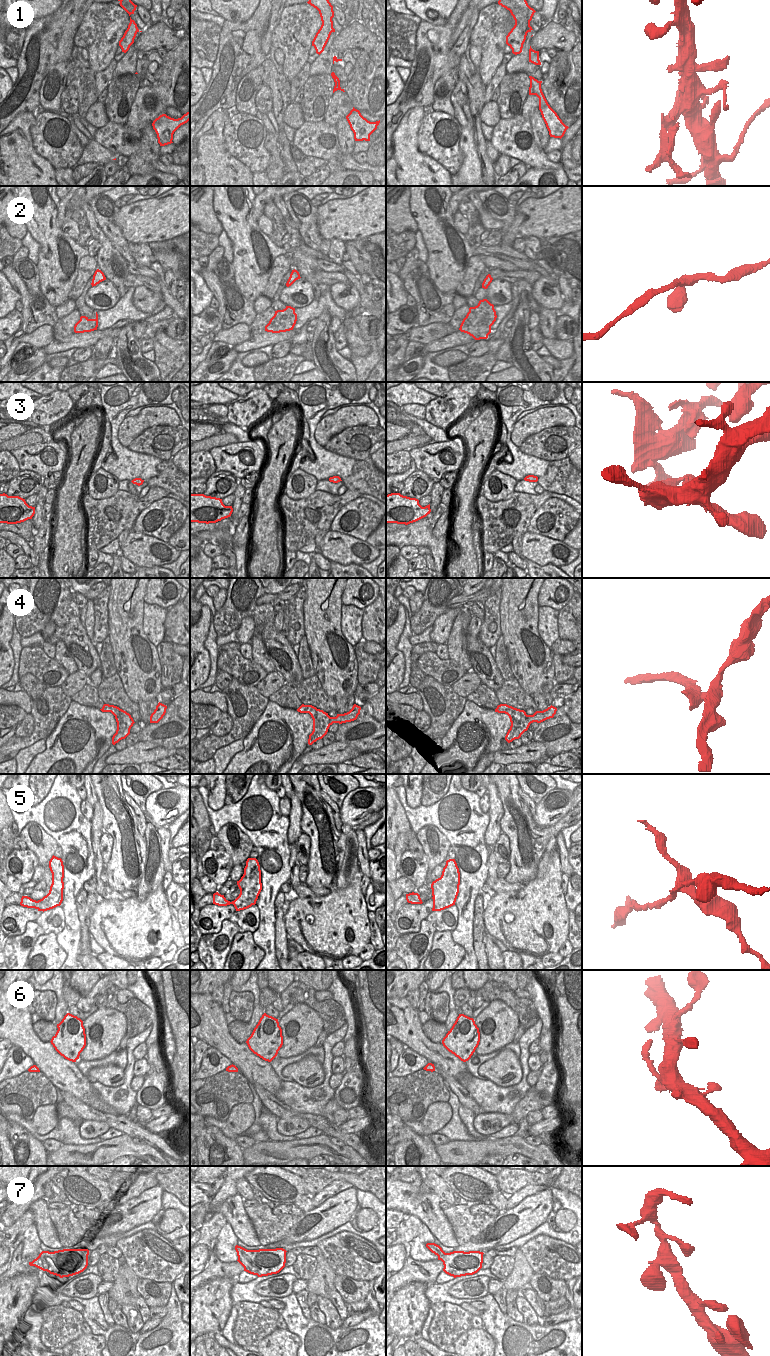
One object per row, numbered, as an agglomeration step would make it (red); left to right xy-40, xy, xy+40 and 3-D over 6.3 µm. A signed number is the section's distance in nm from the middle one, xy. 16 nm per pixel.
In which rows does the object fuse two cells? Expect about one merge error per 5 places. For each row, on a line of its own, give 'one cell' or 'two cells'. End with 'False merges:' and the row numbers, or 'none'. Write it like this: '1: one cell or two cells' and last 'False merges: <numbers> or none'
1: two cells
2: one cell
3: one cell
4: one cell
5: two cells
6: one cell
7: one cell
False merges: 1, 5

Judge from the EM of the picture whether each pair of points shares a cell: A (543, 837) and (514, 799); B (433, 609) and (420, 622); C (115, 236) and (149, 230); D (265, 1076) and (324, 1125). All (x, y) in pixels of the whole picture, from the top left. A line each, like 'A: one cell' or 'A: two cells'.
A: one cell
B: one cell
C: two cells
D: two cells

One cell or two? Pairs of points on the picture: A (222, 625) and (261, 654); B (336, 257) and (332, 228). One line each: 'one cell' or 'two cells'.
A: two cells
B: two cells

